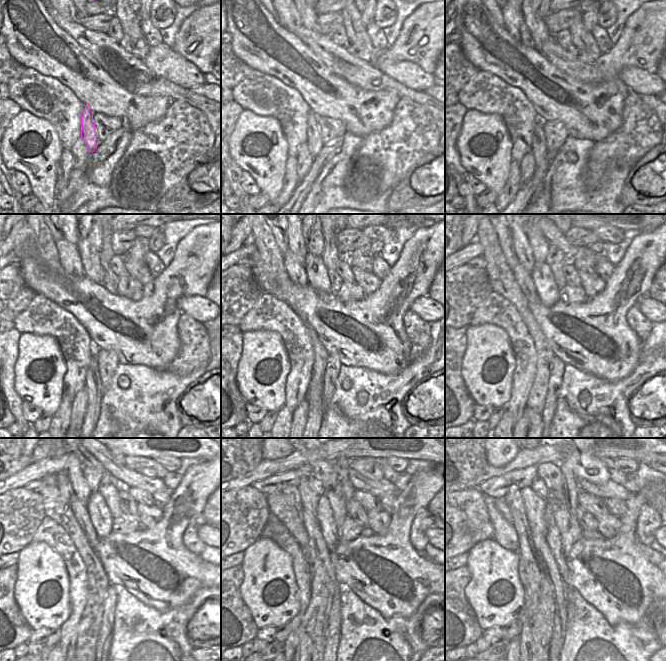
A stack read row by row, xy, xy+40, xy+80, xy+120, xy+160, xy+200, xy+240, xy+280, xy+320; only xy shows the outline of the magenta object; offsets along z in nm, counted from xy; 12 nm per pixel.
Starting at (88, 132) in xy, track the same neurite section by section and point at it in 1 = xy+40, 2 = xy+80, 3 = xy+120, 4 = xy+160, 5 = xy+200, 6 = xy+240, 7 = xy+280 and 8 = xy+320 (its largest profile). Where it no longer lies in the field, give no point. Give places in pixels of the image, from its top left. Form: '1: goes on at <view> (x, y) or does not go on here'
1: goes on at xy+40 (314, 141)
2: goes on at xy+80 (540, 152)
3: goes on at xy+120 (93, 386)
4: goes on at xy+160 (316, 386)
5: goes on at xy+200 (535, 403)
6: goes on at xy+240 (98, 582)
7: goes on at xy+280 (314, 624)
8: goes on at xy+320 (537, 620)

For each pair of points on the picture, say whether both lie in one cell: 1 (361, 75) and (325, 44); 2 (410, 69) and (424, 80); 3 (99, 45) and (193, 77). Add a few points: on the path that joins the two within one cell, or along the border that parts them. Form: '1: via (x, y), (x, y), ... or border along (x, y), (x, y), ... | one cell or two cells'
1: via (359, 65), (336, 53) | one cell
2: via (413, 72), (421, 80) | one cell
3: border along (142, 60), (152, 71), (161, 75) | two cells

